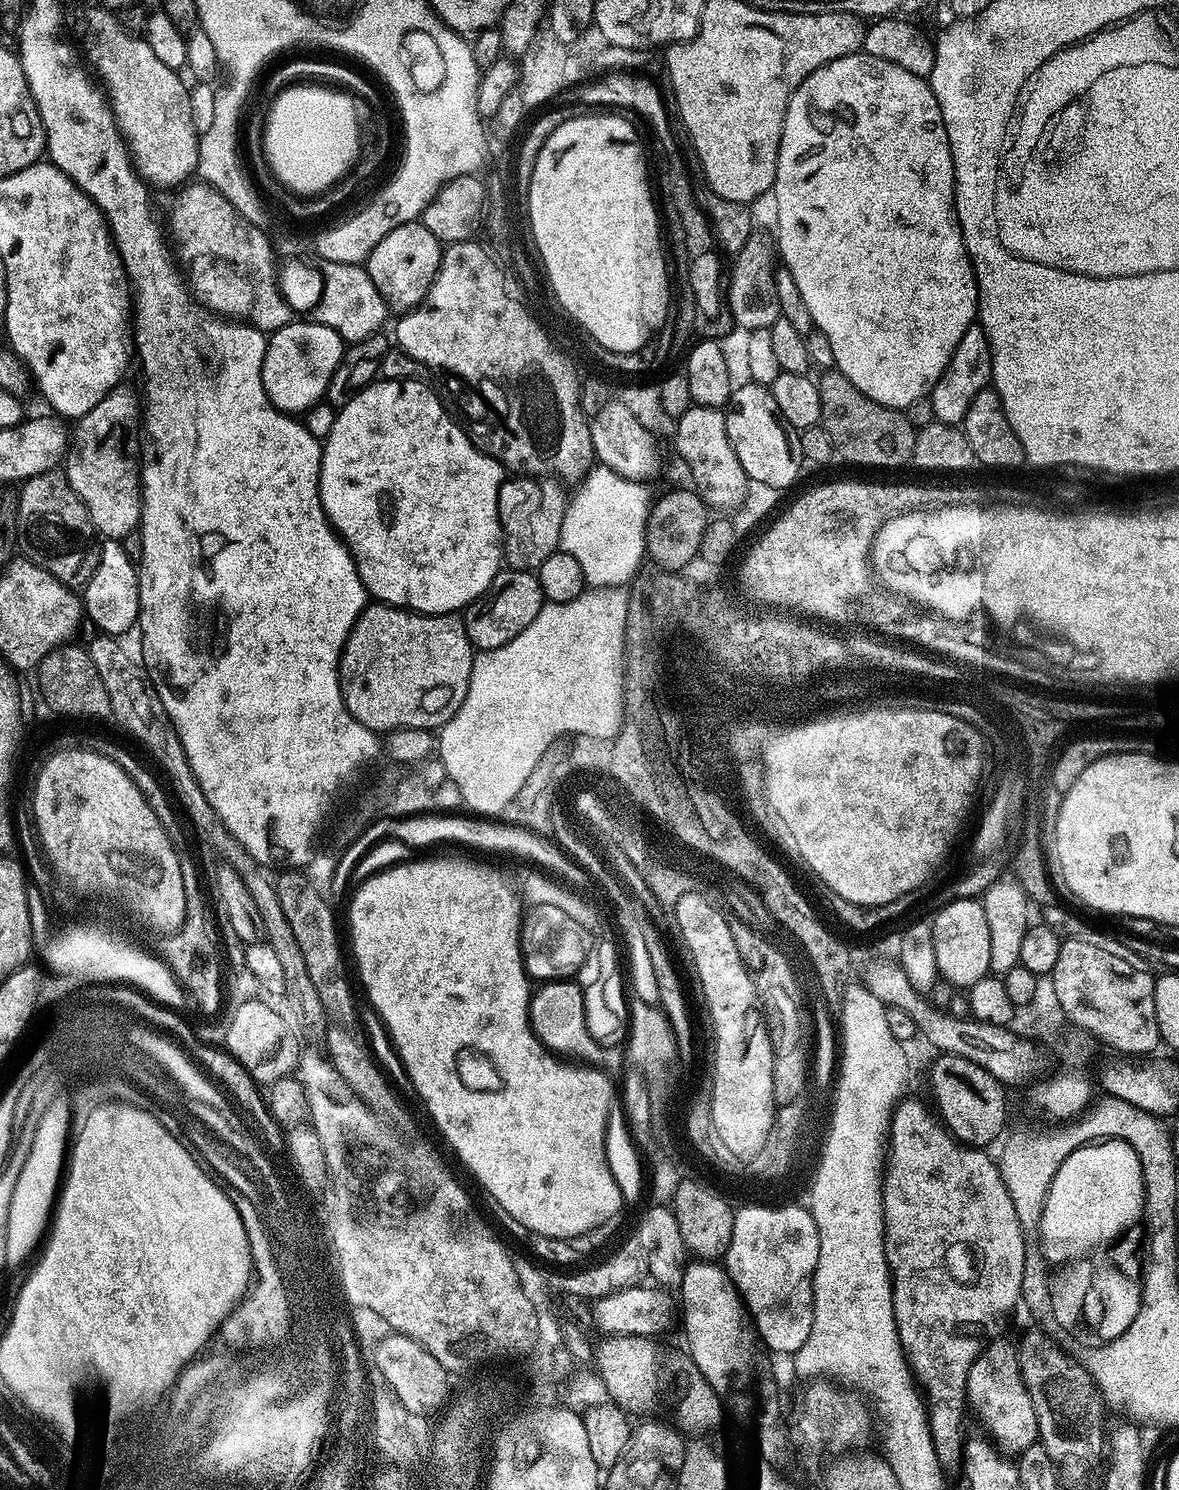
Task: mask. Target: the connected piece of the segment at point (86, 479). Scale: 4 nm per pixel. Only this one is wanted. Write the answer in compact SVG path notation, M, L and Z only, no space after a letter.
M117 386L110 390L110 394L106 394L106 398L102 398L102 402L98 402L98 406L94 406L94 410L90 410L85 416L79 417L75 421L75 426L70 432L70 443L67 453L62 461L62 471L64 477L70 482L70 486L74 490L74 494L78 494L78 498L86 506L86 510L90 514L90 522L94 522L97 533L101 537L109 540L122 541L131 537L133 533L140 527L140 486L138 483L138 460L136 464L136 396L130 389L125 386Z

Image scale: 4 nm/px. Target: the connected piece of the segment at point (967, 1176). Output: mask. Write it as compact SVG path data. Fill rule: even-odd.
M911 1098L905 1099L897 1108L895 1115L892 1119L892 1127L890 1129L890 1153L886 1162L886 1173L884 1180L884 1225L885 1225L885 1239L884 1239L884 1249L888 1254L888 1267L892 1269L892 1301L894 1302L894 1318L896 1319L896 1325L898 1326L898 1334L900 1335L900 1341L904 1347L904 1354L908 1357L908 1367L911 1368L913 1377L918 1381L919 1387L922 1389L923 1395L932 1399L932 1409L928 1412L936 1412L936 1416L928 1416L930 1430L936 1428L936 1436L933 1438L934 1446L940 1444L940 1451L937 1452L938 1458L940 1459L941 1466L945 1470L952 1470L952 1468L961 1467L962 1461L964 1459L964 1447L966 1445L966 1435L964 1436L964 1408L966 1412L966 1405L968 1404L968 1394L967 1394L967 1376L970 1374L970 1368L974 1365L975 1360L979 1357L979 1354L985 1347L989 1345L991 1341L995 1341L997 1338L1003 1337L1004 1332L1004 1315L1007 1312L1012 1312L1021 1303L1020 1291L1022 1290L1022 1274L1024 1273L1024 1265L1026 1263L1026 1257L1029 1255L1028 1248L1024 1245L1024 1236L1026 1236L1026 1229L1020 1225L1018 1222L1018 1214L1014 1214L1014 1202L1010 1198L1010 1194L1006 1190L1004 1185L1004 1179L1000 1173L997 1161L992 1160L987 1155L987 1151L974 1148L971 1146L965 1146L956 1139L942 1124L935 1115L934 1117L928 1113L928 1108L924 1104L919 1104L916 1100L911 1100Z

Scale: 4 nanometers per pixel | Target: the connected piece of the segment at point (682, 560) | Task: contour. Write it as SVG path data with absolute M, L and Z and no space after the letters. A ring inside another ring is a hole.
M685 488L666 493L648 510L648 521L644 526L644 546L647 559L653 560L657 564L655 567L660 570L687 569L691 565L688 563L697 559L703 532L710 523L709 509L705 507L700 495L695 490Z

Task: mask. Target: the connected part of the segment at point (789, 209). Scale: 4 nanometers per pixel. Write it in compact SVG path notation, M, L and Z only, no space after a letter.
M857 54L843 56L814 70L814 74L810 74L802 86L794 90L782 126L774 185L778 256L783 267L790 270L798 291L802 293L802 302L806 302L806 310L810 310L815 331L824 335L822 340L834 368L845 375L866 398L882 406L903 410L910 406L910 402L925 399L938 378L942 378L954 350L958 350L962 334L973 327L978 316L976 276L972 272L972 259L968 257L952 199L953 182L952 151L946 126L942 122L942 110L938 106L938 98L934 98L931 83L925 77L910 74L910 70L894 66L894 62Z

